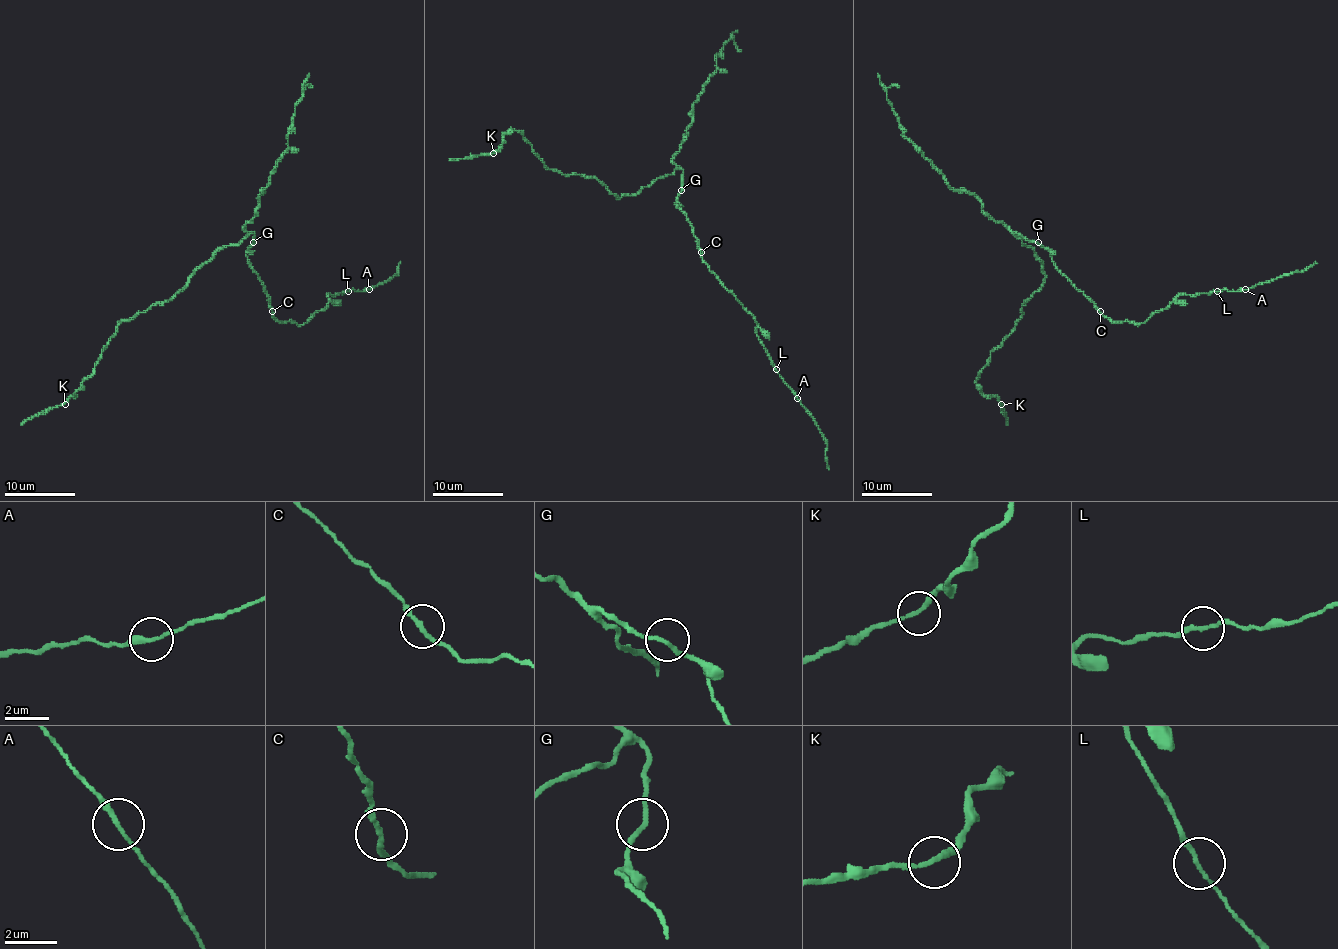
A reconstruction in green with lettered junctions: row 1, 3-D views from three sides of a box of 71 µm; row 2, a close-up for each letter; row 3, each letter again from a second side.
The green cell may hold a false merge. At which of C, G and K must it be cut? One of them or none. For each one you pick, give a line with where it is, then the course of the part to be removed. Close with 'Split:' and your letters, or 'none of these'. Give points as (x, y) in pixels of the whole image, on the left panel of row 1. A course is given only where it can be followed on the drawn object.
Split: none of these

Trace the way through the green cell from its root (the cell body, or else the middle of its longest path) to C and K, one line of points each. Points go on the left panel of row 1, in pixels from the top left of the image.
C: (253, 244), (247, 261), (258, 275), (272, 311)
K: (253, 244), (254, 235), (249, 233), (225, 246), (167, 302), (124, 319), (95, 370), (65, 404)

